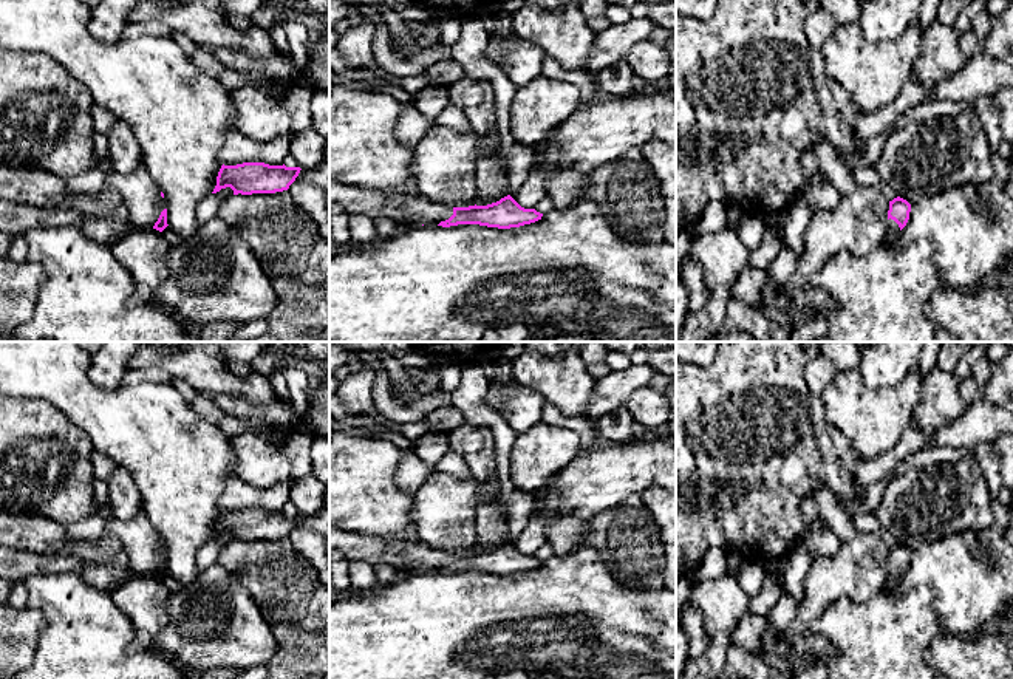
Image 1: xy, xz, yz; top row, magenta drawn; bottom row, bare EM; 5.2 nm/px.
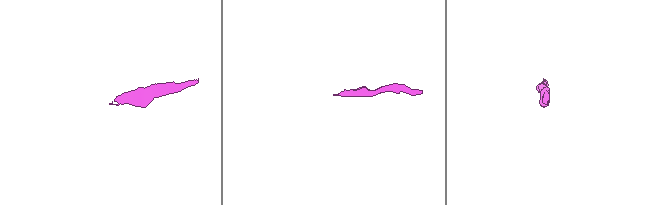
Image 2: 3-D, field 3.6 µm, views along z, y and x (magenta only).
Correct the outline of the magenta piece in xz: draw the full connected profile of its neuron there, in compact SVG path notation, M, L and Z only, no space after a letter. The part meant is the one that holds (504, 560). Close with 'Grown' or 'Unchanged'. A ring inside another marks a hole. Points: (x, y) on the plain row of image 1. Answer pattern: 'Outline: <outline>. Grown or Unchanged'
Outline: M329 526L329 554L337 554L346 561L362 560L371 566L387 563L413 574L479 571L510 575L535 569L543 563L535 555L521 554L510 541L487 552L450 554L422 541L362 537L336 526Z. Grown

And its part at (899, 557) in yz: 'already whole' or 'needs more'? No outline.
needs more

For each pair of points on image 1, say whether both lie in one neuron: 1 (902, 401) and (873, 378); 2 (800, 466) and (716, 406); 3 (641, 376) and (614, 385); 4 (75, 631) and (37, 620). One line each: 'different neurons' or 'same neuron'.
1: different neurons
2: same neuron
3: same neuron
4: different neurons

